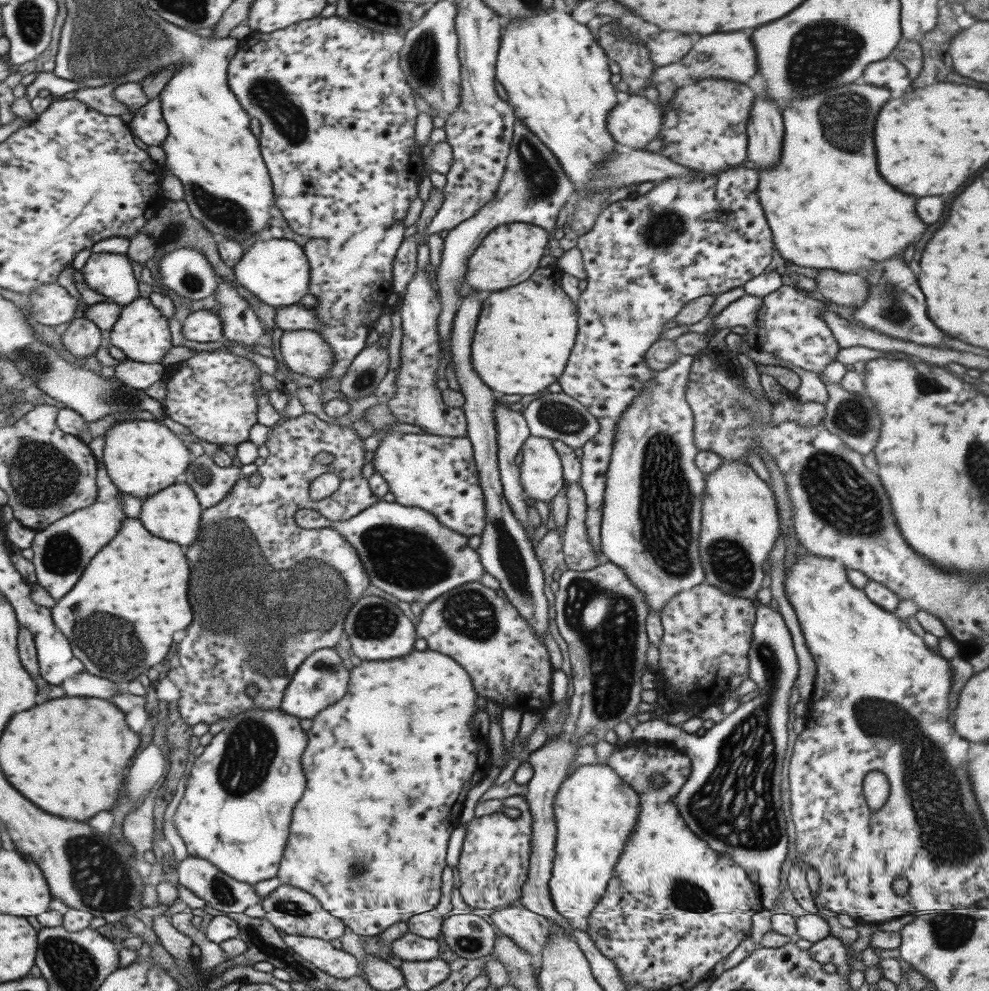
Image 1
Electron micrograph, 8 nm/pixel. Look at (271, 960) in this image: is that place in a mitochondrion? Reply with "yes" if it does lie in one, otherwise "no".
no

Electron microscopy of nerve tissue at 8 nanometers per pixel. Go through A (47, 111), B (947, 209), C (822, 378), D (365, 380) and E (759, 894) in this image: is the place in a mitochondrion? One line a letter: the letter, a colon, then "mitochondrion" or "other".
A: other
B: other
C: other
D: mitochondrion
E: other

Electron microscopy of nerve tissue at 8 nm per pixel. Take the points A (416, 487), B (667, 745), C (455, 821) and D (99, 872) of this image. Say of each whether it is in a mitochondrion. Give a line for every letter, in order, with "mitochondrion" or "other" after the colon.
A: other
B: other
C: other
D: mitochondrion

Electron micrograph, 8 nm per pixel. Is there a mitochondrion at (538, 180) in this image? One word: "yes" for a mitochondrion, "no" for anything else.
yes

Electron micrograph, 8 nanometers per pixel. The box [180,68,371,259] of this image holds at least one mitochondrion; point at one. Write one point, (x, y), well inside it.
(281, 111)

